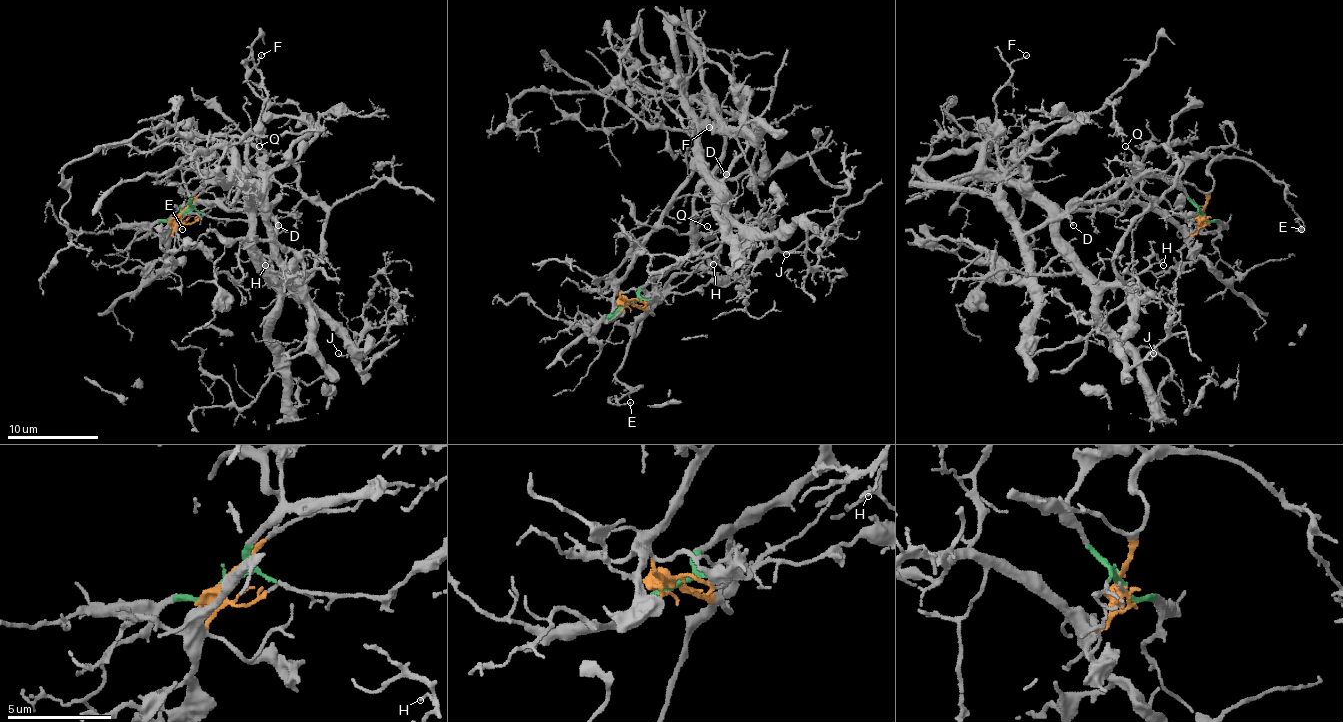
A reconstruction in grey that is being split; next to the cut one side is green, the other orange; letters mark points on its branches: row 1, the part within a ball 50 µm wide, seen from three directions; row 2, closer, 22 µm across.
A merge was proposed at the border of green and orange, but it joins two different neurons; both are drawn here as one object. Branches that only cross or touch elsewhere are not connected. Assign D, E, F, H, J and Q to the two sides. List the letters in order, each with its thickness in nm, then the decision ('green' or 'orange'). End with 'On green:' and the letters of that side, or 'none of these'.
D: 90 nm | green
E: 120 nm | orange
F: 90 nm | green
H: 110 nm | orange
J: 110 nm | orange
Q: 120 nm | green
On green: D, F, Q

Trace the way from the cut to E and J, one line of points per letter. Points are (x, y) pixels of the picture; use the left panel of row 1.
E: (179, 214), (204, 185), (191, 157), (182, 157), (168, 178), (193, 194), (170, 217), (170, 226), (182, 228)
J: (179, 214), (170, 235), (195, 203), (243, 210), (259, 260), (334, 331), (357, 365), (357, 356), (339, 353)

